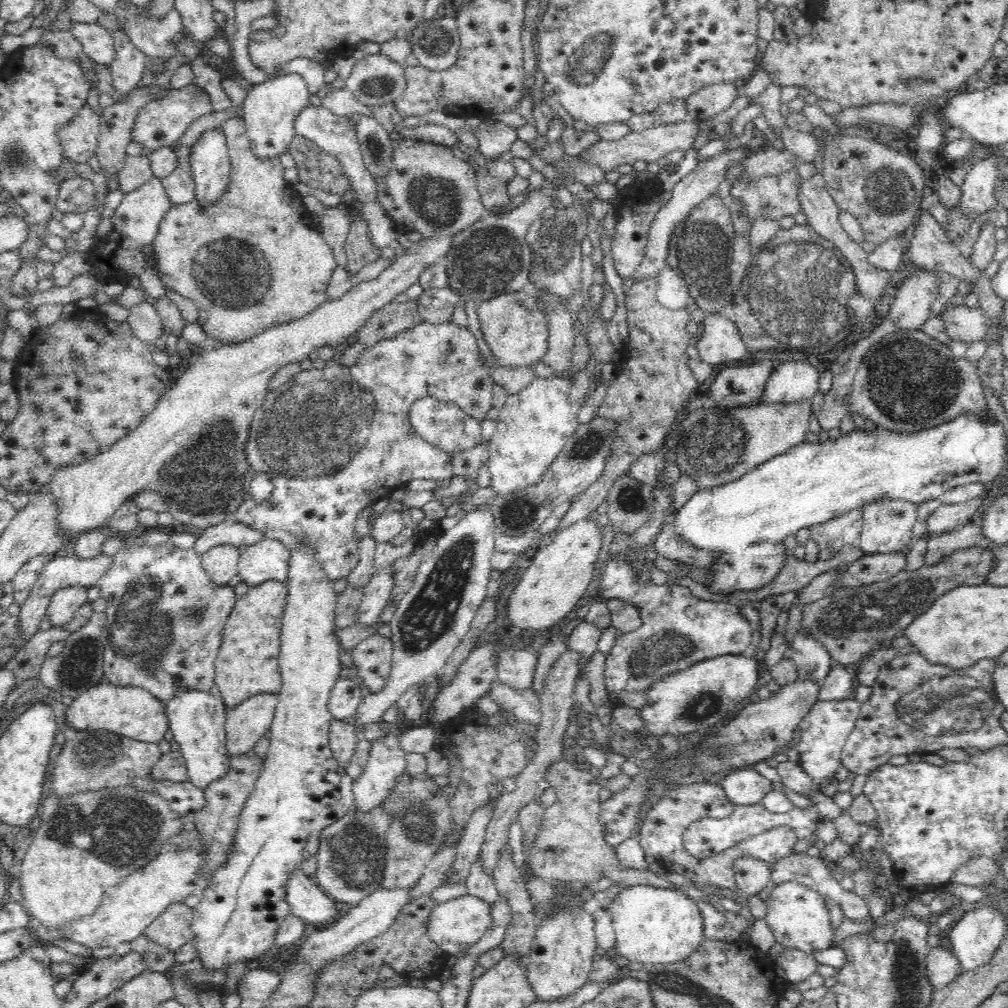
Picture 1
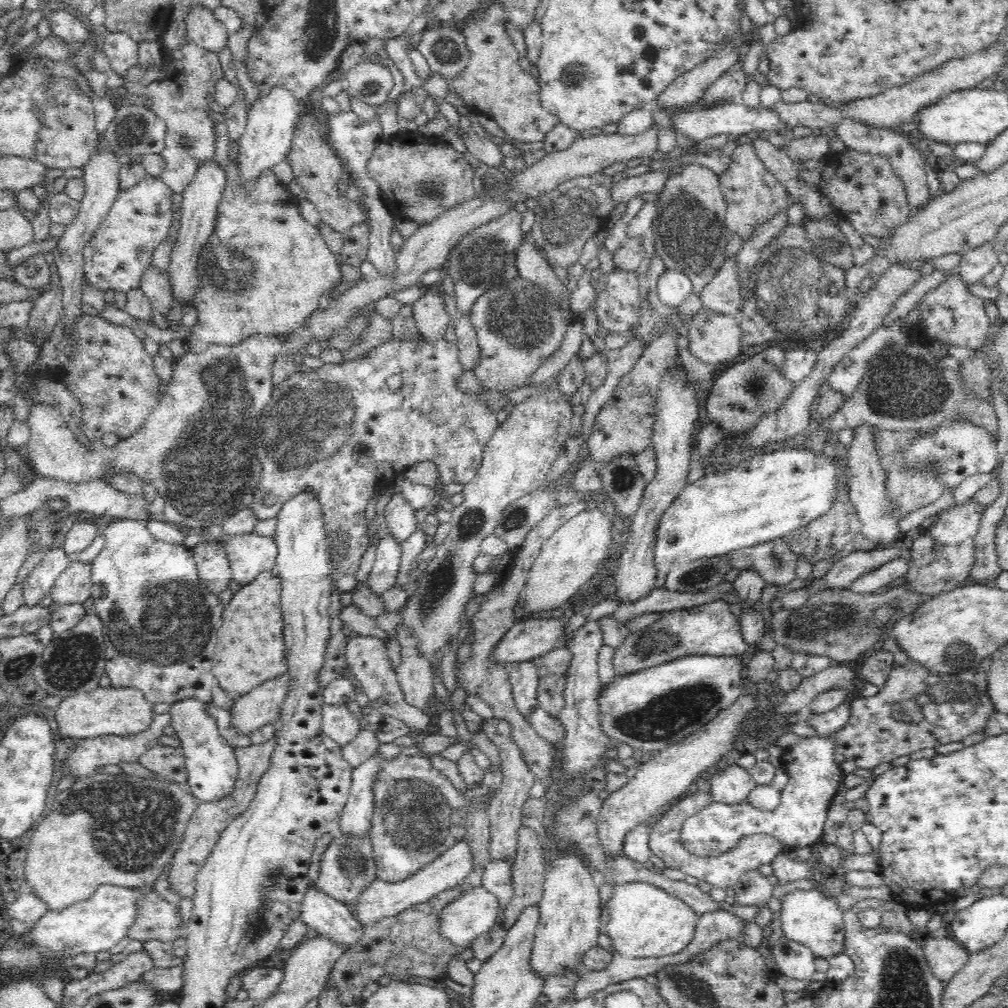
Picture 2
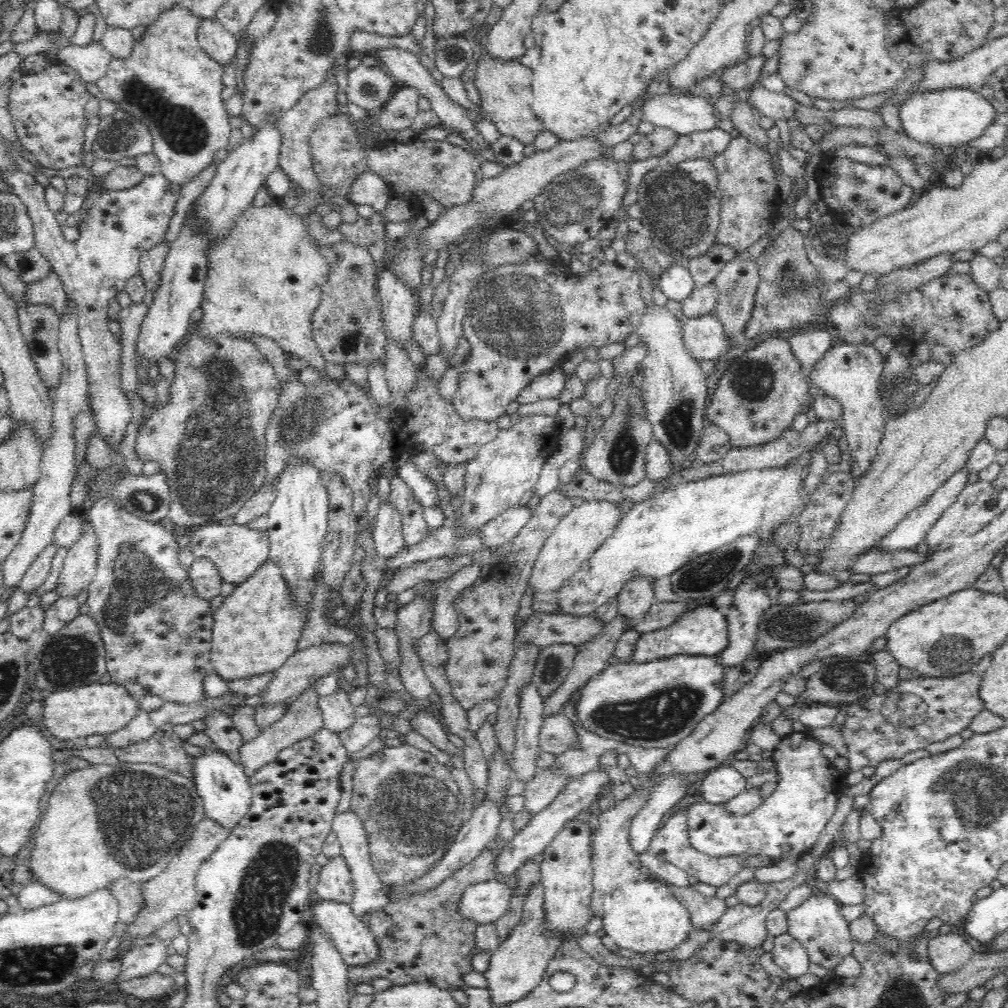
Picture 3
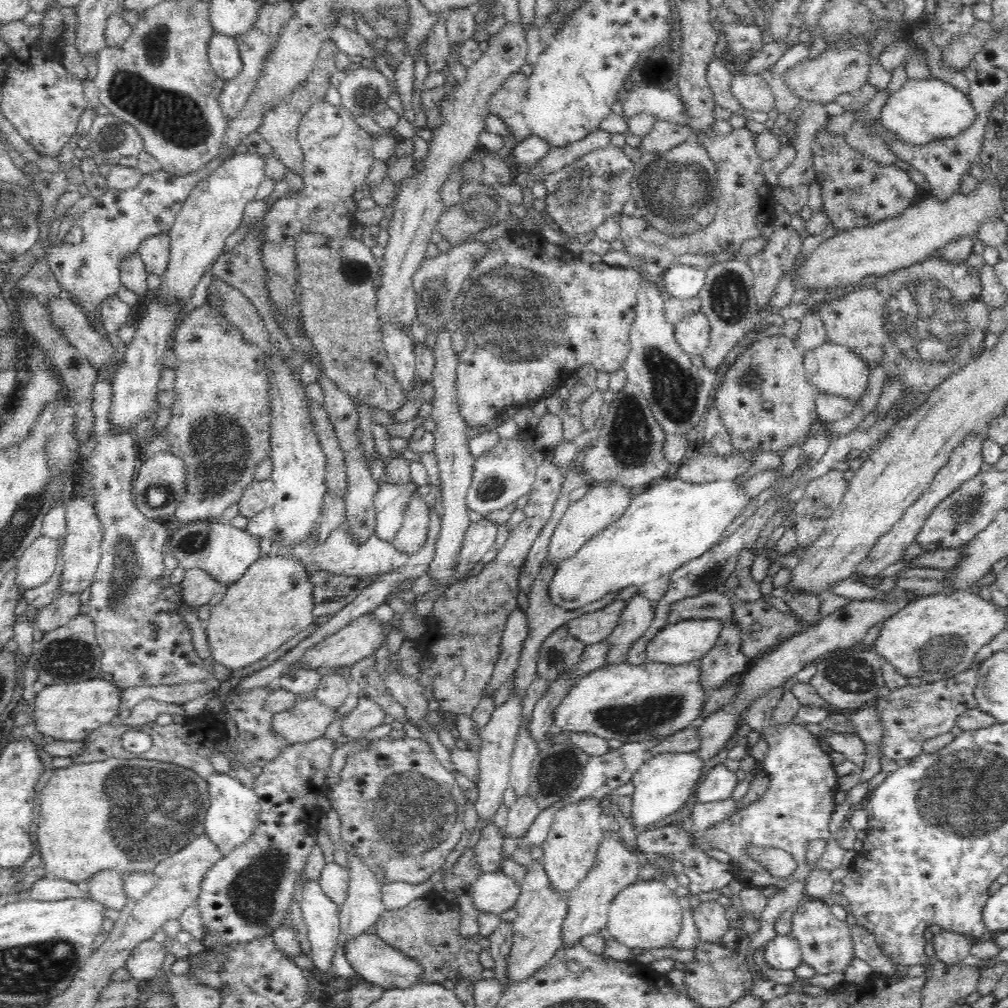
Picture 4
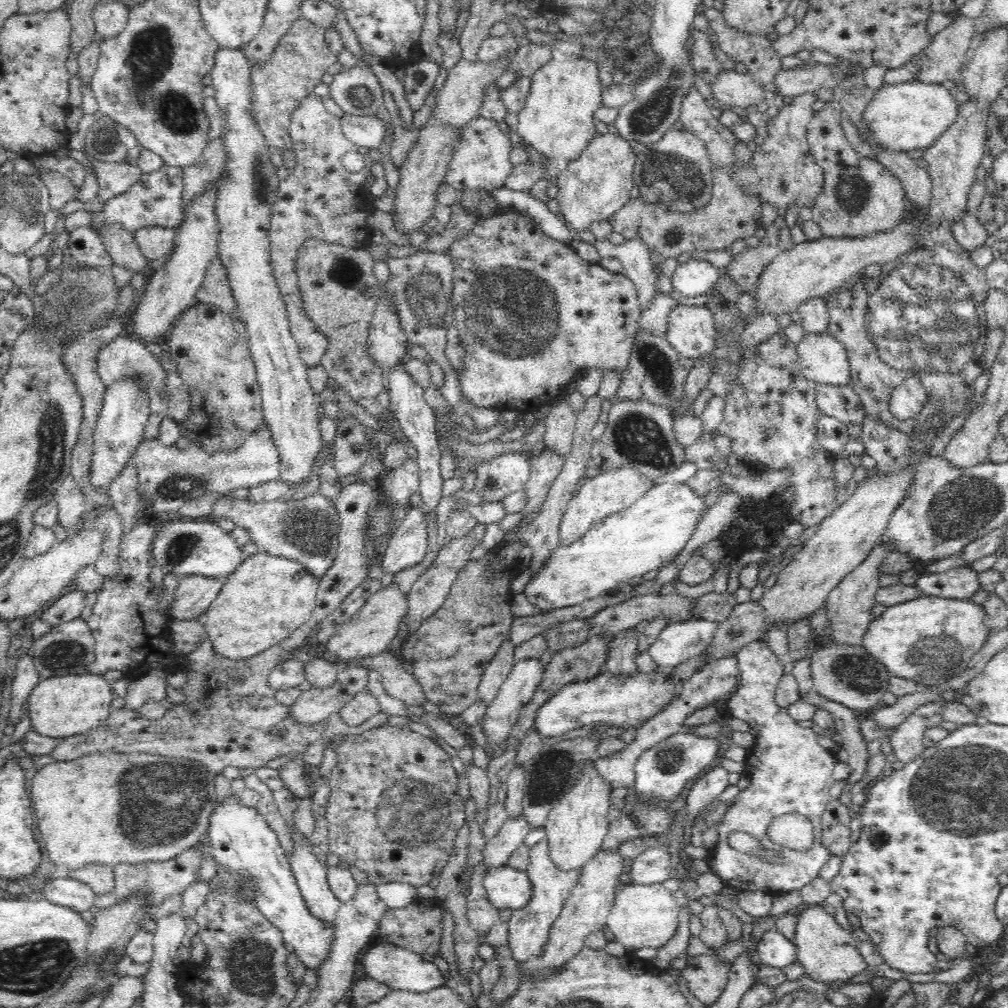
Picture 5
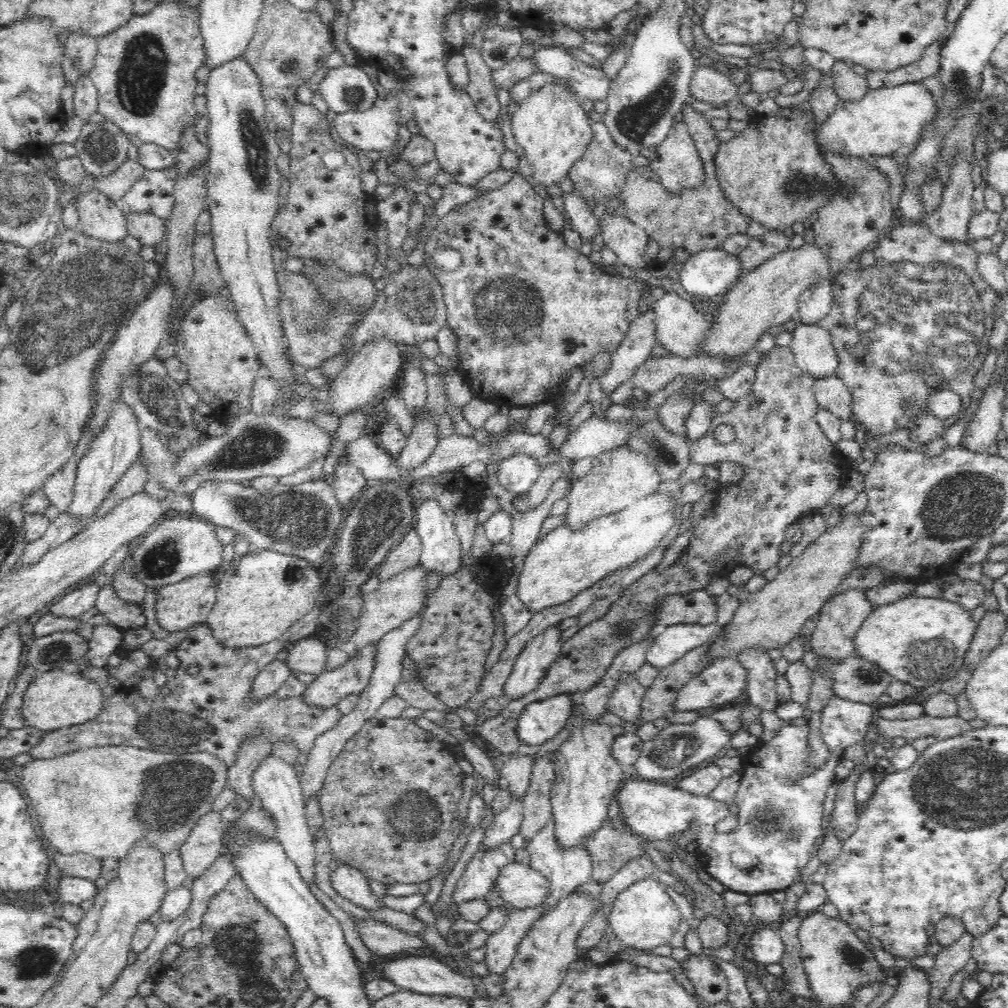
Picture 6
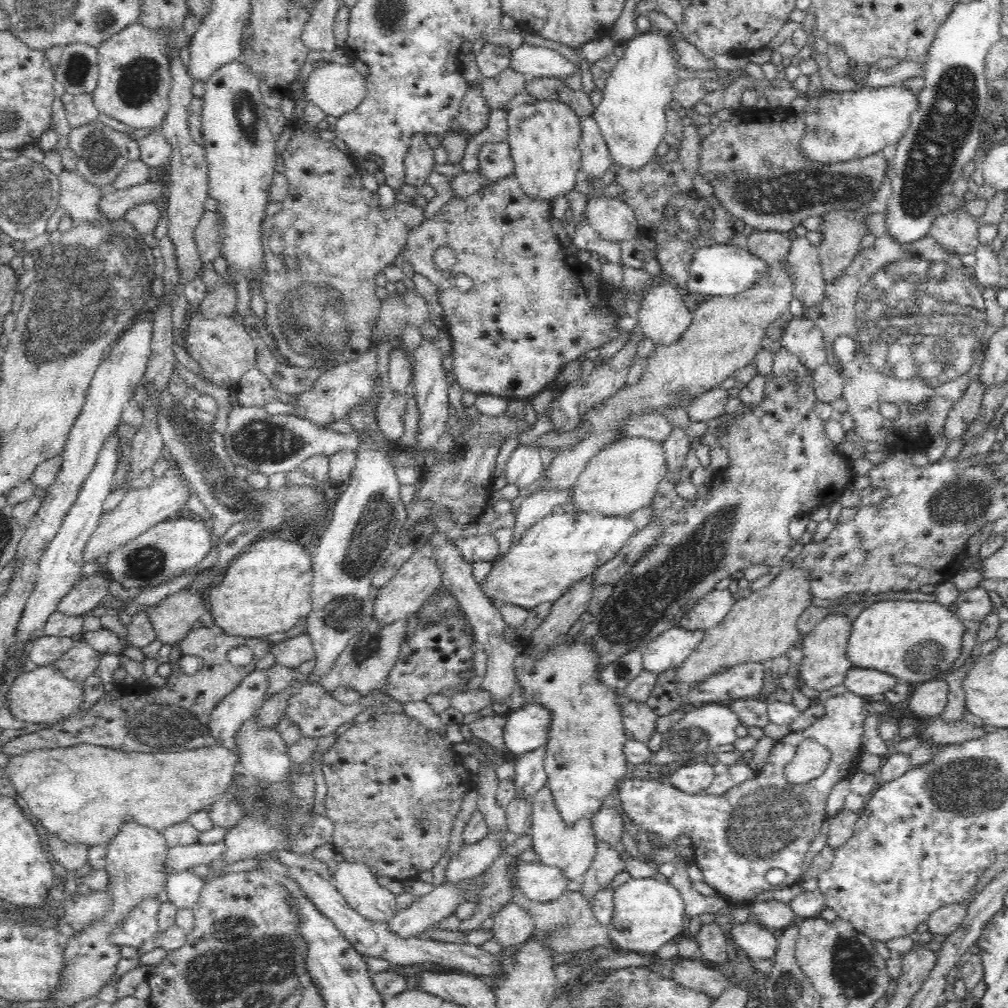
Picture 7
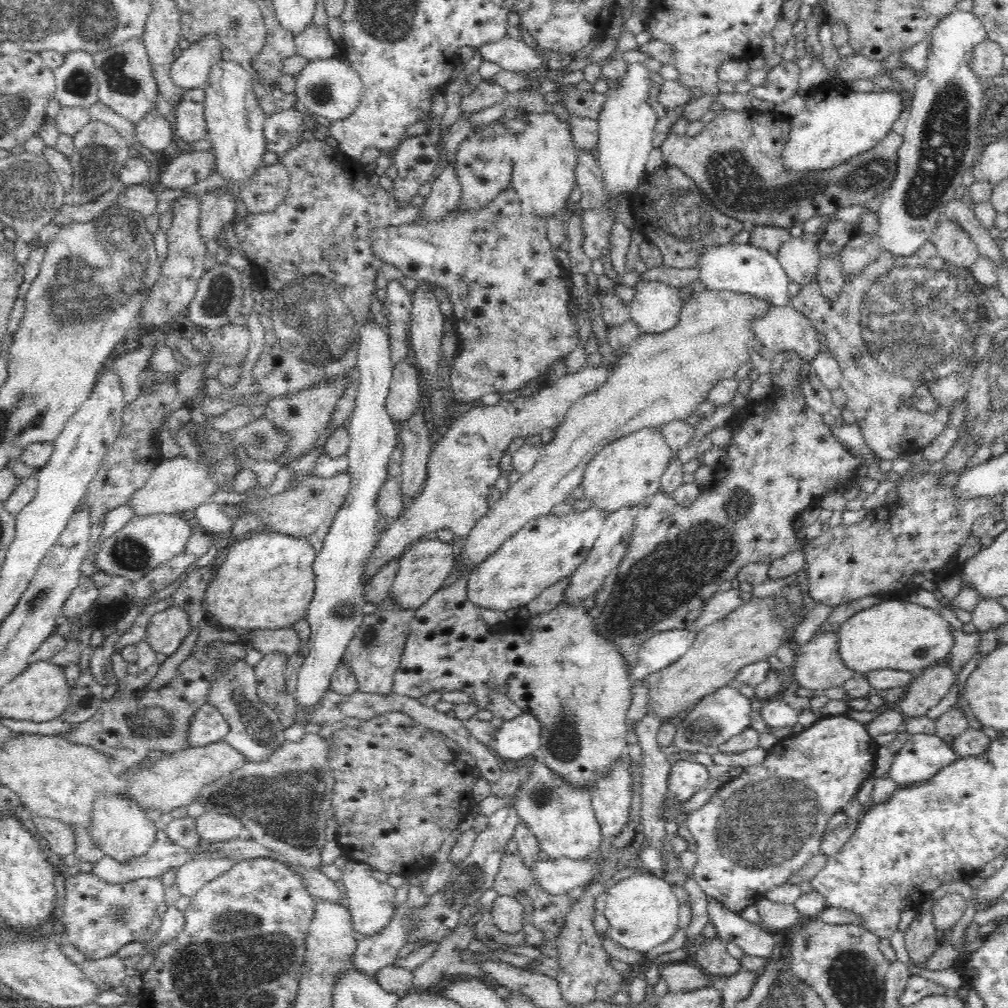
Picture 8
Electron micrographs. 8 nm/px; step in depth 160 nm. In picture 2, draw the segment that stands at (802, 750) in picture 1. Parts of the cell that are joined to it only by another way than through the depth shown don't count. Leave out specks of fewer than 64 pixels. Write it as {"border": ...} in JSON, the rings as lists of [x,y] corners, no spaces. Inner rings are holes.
{"border":[[[850,700],[834,710],[823,714],[803,715],[806,722],[818,734],[800,737],[790,750],[784,750],[778,764],[788,775],[788,782],[780,792],[780,804],[774,810],[761,811],[744,801],[740,804],[712,802],[702,812],[688,817],[681,828],[681,842],[684,849],[698,857],[718,857],[735,848],[745,836],[764,833],[772,835],[785,845],[786,849],[803,848],[821,841],[824,834],[826,813],[838,792],[845,773],[834,761],[836,743],[832,734],[838,732],[850,719]]]}

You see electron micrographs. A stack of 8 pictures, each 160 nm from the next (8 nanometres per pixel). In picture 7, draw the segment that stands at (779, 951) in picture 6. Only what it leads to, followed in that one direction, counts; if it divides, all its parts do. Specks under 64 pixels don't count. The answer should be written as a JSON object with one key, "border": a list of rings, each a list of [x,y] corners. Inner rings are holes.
{"border":[[[738,923],[731,929],[732,936],[751,960],[773,959],[778,948],[777,932],[756,923]]]}

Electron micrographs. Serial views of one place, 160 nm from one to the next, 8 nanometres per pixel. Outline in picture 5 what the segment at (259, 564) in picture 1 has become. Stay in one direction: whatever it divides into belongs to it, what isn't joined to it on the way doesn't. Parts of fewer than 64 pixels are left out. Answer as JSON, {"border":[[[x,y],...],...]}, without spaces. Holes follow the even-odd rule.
{"border":[[[164,517],[164,526],[157,532],[156,538],[152,540],[152,548],[150,548],[150,558],[153,566],[162,566],[166,574],[172,573],[179,579],[188,577],[189,575],[202,575],[209,578],[227,578],[238,569],[238,566],[244,562],[242,558],[242,547],[230,533],[217,525],[216,522],[198,522],[195,520],[185,520],[178,517]]]}

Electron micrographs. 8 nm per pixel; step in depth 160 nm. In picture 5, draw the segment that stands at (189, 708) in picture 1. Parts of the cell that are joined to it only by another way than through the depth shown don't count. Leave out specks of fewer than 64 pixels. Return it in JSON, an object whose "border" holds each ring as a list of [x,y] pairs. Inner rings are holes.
{"border":[[[226,794],[219,803],[215,803],[215,809],[209,818],[209,829],[207,836],[212,845],[213,858],[218,866],[228,867],[228,871],[236,873],[242,877],[244,885],[252,887],[256,900],[254,904],[261,910],[261,913],[283,934],[283,939],[287,946],[292,947],[292,950],[298,959],[304,963],[306,968],[316,970],[319,964],[327,959],[328,953],[331,949],[331,942],[334,940],[334,927],[333,924],[327,924],[319,918],[312,916],[308,910],[306,901],[300,894],[299,886],[295,881],[291,864],[286,858],[283,849],[280,846],[278,837],[273,829],[270,829],[268,822],[264,816],[258,813],[256,807],[245,806],[239,794]]]}

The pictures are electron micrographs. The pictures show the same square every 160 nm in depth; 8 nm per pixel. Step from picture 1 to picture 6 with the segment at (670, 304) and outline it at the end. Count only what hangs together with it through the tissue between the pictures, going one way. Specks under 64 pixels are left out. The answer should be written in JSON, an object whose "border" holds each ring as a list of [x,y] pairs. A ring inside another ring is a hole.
{"border":[[[723,248],[702,250],[689,256],[678,271],[680,283],[688,294],[695,297],[706,296],[708,298],[717,294],[725,295],[738,282],[740,276],[744,274],[737,256],[726,253]]]}

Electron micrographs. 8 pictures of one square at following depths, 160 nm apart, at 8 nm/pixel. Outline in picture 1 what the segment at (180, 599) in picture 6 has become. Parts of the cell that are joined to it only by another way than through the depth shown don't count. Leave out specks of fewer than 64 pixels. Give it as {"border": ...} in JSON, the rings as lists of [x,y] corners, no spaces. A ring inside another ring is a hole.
{"border":[[[232,544],[215,546],[201,555],[201,564],[210,579],[219,586],[239,574],[241,548]]]}

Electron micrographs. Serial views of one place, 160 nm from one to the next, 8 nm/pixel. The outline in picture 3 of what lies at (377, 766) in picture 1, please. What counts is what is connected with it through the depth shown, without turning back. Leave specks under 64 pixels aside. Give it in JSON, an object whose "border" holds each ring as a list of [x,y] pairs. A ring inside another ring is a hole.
{"border":[[[349,808],[334,817],[332,830],[337,834],[342,846],[341,856],[346,859],[348,867],[352,871],[352,879],[354,879],[354,900],[350,902],[350,907],[358,918],[366,920],[371,912],[384,908],[389,903],[389,898],[385,895],[386,885],[379,879],[371,863],[369,841],[364,830],[364,821],[360,819],[358,813],[354,814],[354,811]]]}

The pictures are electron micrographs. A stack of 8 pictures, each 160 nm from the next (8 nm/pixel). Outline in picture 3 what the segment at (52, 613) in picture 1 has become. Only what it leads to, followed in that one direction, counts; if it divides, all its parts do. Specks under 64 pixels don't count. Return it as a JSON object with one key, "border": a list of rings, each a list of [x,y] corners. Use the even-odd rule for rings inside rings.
{"border":[[[84,518],[84,532],[68,548],[64,567],[58,578],[58,587],[55,589],[60,597],[76,597],[92,584],[97,574],[98,564],[98,537],[89,521]]]}

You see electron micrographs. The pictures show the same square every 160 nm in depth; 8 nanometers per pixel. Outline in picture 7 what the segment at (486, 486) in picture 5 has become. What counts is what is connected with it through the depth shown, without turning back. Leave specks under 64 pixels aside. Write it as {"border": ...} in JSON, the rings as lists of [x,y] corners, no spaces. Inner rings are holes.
{"border":[[[519,445],[505,466],[507,484],[516,484],[520,489],[535,483],[544,469],[539,450],[533,445]]]}

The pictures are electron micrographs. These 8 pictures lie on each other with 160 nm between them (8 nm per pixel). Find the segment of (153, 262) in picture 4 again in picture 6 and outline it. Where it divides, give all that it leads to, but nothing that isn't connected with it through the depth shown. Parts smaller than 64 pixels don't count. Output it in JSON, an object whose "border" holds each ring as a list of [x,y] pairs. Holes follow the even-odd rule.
{"border":[[[149,212],[126,214],[128,235],[138,239],[140,244],[155,246],[166,241],[167,225],[160,216]]]}

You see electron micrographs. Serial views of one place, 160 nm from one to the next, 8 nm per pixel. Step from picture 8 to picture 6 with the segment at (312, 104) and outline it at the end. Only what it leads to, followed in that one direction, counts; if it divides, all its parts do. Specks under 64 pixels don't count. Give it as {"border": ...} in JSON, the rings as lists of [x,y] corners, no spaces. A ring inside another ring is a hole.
{"border":[[[355,65],[330,69],[318,90],[328,109],[337,114],[365,112],[375,106],[378,94],[370,76]]]}

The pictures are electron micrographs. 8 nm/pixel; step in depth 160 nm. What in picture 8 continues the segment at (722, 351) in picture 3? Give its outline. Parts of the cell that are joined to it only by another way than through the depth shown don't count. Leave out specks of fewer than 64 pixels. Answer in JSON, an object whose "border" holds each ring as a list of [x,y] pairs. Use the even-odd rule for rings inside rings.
{"border":[[[640,281],[636,286],[637,293],[630,304],[630,316],[643,333],[660,333],[672,328],[680,318],[683,301],[678,297],[676,287],[664,281]]]}

